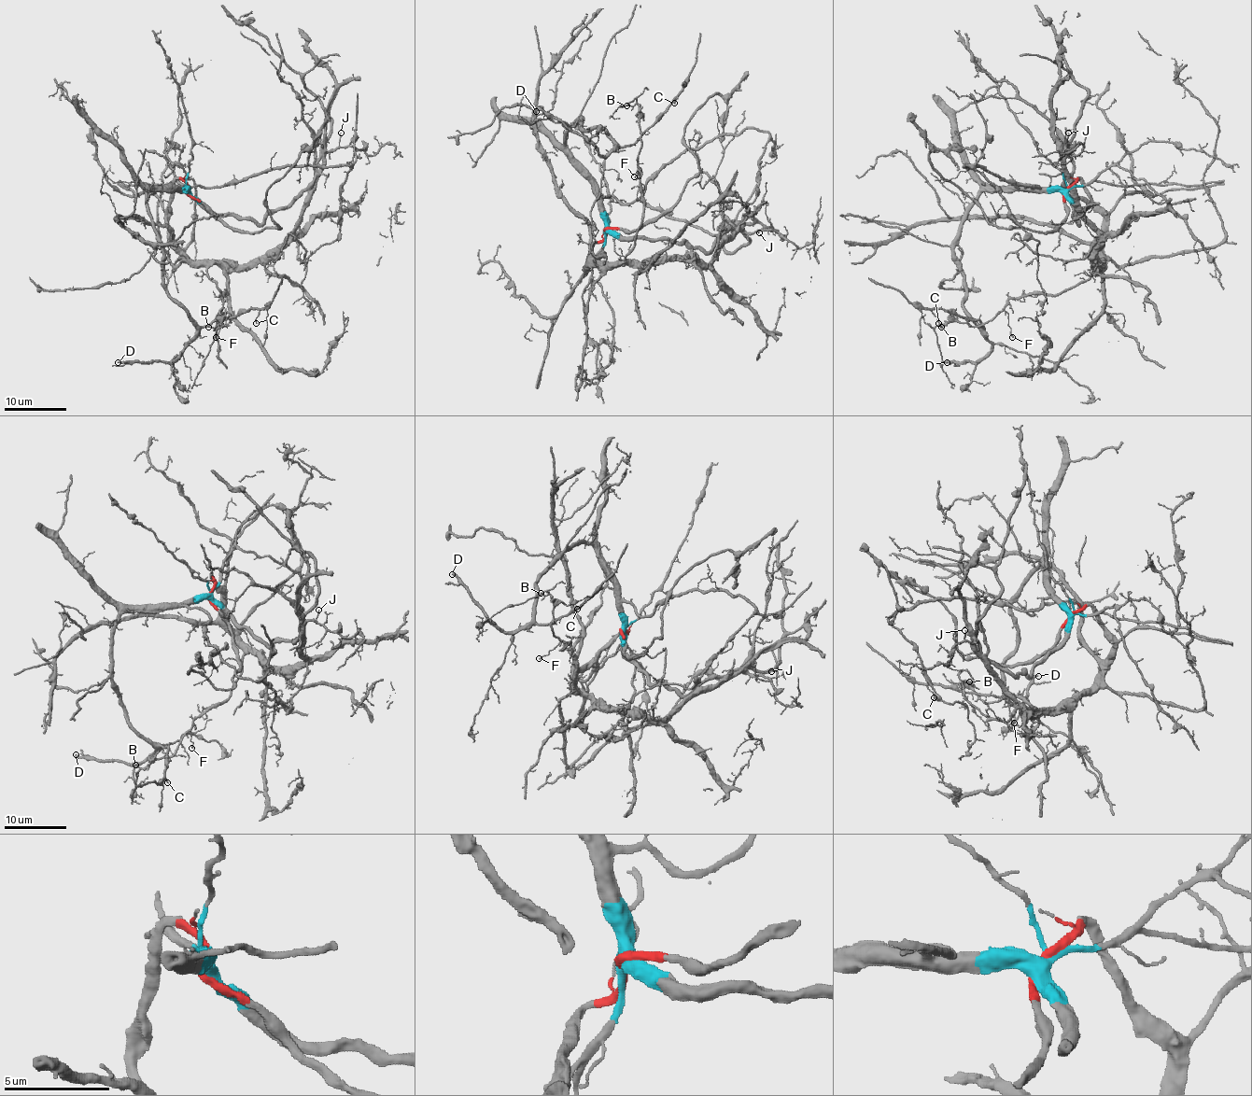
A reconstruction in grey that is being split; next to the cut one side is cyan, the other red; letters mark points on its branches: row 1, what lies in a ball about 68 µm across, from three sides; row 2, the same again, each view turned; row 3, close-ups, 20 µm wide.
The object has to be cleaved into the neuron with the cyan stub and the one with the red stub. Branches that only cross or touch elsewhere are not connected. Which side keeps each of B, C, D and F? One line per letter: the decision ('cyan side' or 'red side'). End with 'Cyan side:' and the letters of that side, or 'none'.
B: red side
C: cyan side
D: cyan side
F: red side
Cyan side: C, D

